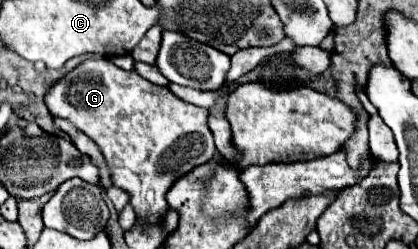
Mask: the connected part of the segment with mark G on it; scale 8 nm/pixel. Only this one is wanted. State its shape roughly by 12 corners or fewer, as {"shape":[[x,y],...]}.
{"shape":[[106,58],[44,102],[100,146],[144,224],[216,156],[208,110]]}

